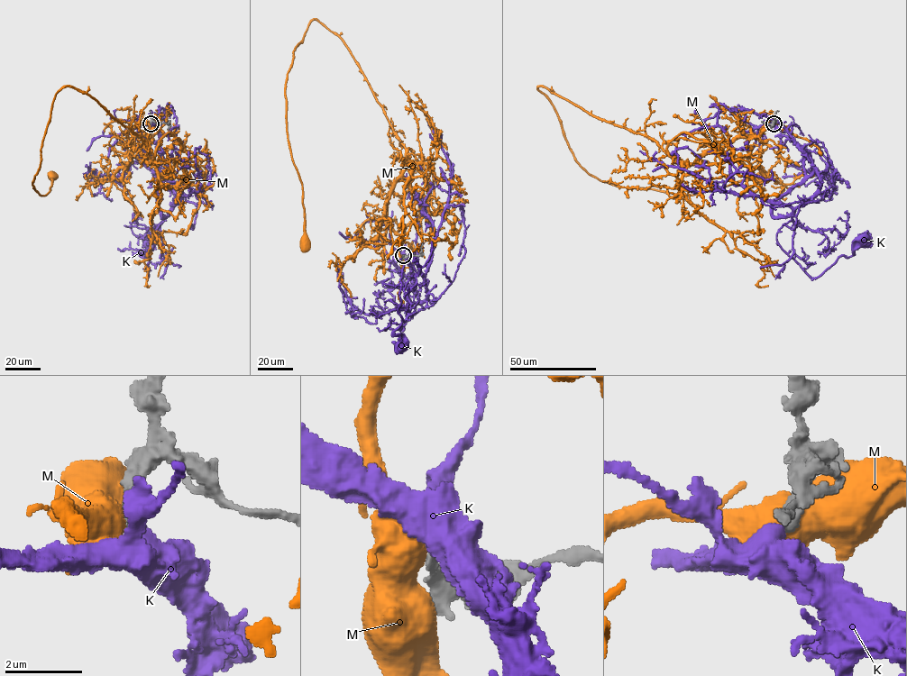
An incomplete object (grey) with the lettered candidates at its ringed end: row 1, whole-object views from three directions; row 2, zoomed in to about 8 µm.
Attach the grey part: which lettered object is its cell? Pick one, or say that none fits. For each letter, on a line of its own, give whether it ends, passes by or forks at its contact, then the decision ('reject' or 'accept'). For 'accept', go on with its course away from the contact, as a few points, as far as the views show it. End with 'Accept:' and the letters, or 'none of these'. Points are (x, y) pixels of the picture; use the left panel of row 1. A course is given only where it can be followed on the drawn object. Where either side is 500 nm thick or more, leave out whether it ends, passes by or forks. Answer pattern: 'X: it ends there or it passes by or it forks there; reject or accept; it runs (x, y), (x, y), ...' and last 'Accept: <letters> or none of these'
K: reject
M: reject
Accept: none of these

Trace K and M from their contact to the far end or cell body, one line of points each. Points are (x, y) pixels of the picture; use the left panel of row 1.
K: (151, 123), (158, 132), (159, 147), (175, 199), (156, 231), (147, 278), (149, 256), (142, 256), (148, 239)
M: (150, 123), (150, 136), (134, 138), (150, 163), (141, 136), (63, 87), (32, 180), (41, 195), (50, 176)

